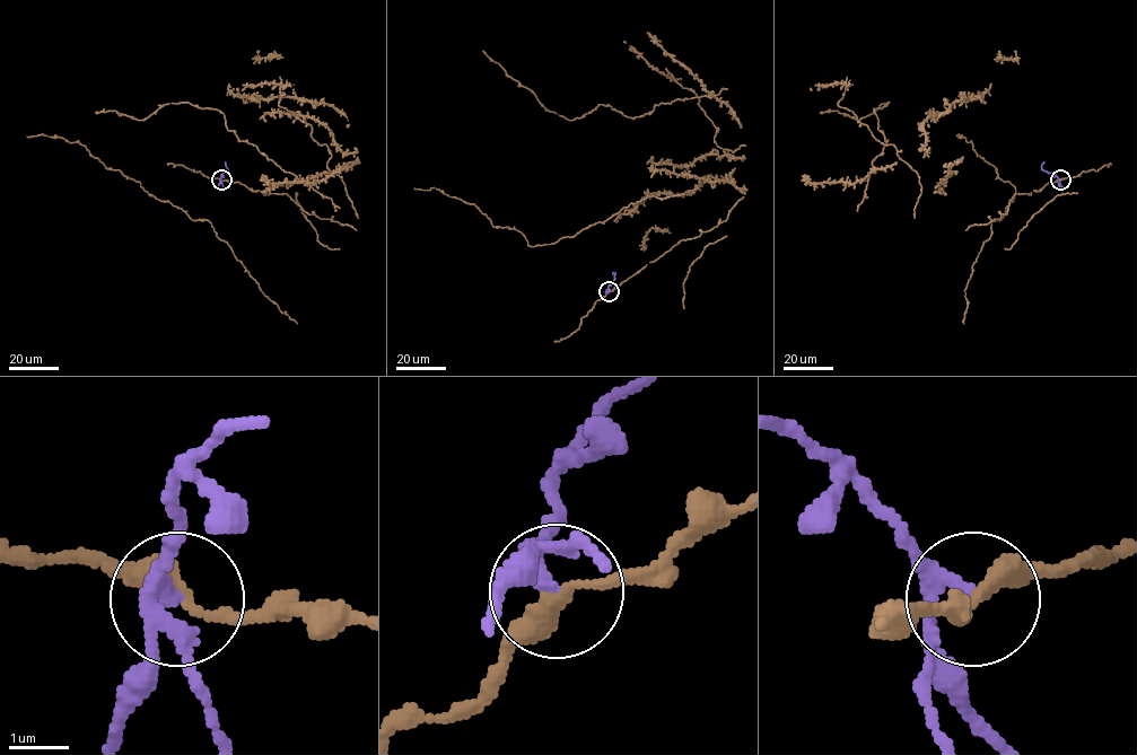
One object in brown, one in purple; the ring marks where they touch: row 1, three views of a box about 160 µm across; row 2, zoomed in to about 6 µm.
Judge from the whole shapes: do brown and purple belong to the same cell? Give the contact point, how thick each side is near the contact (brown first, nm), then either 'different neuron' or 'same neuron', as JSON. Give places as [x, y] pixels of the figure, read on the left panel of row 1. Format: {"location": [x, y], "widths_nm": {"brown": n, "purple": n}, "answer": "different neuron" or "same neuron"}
{"location": [221, 180], "widths_nm": {"brown": 280, "purple": 180}, "answer": "different neuron"}

